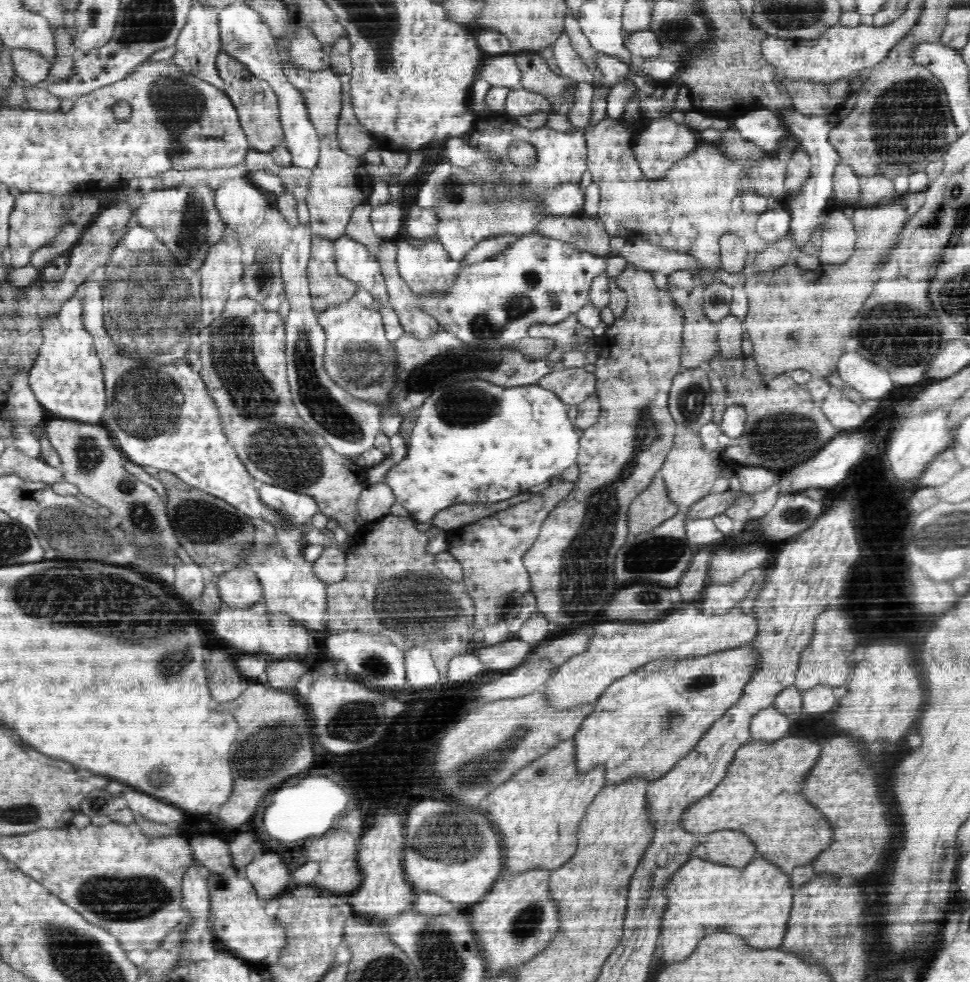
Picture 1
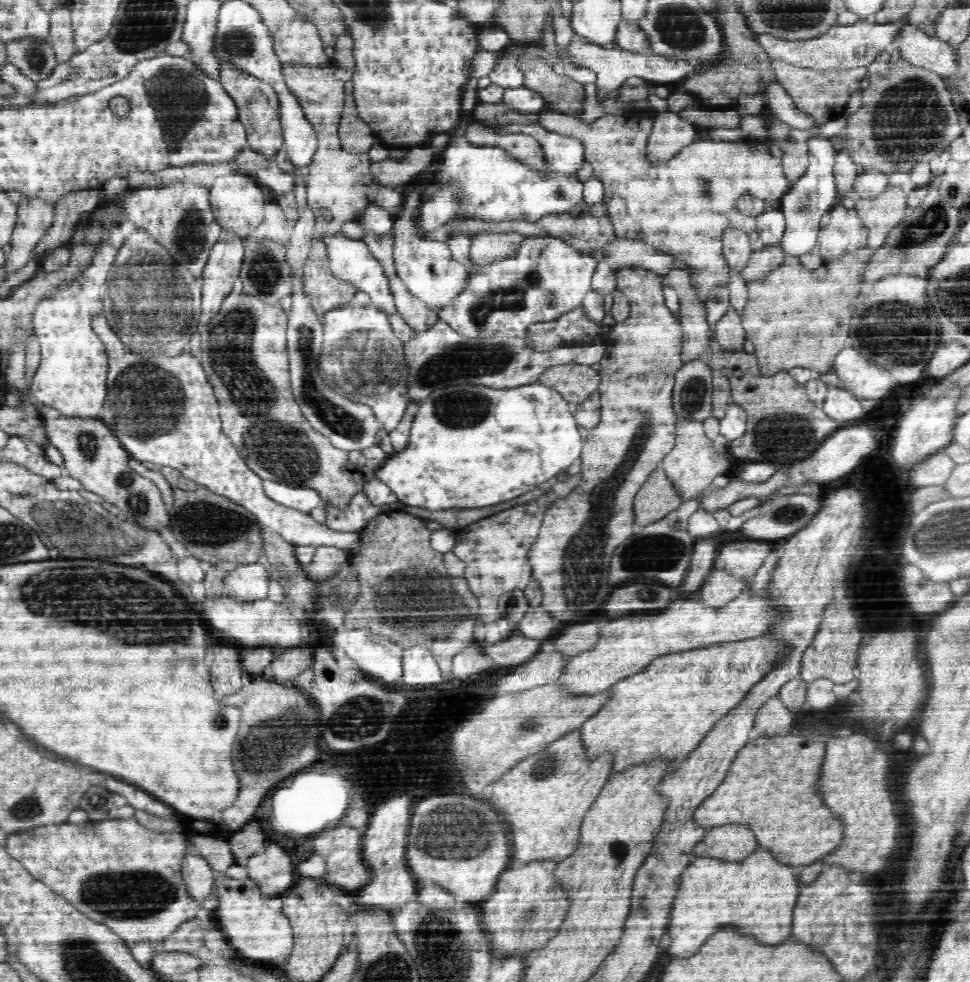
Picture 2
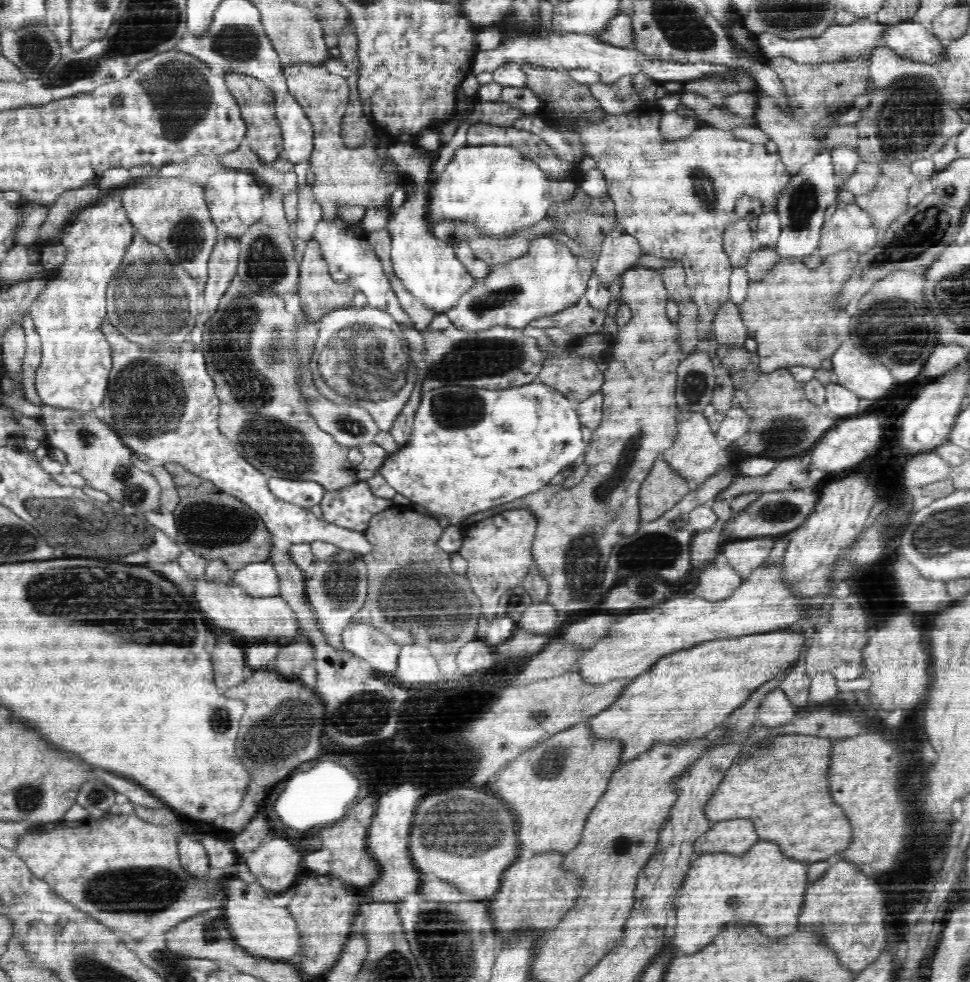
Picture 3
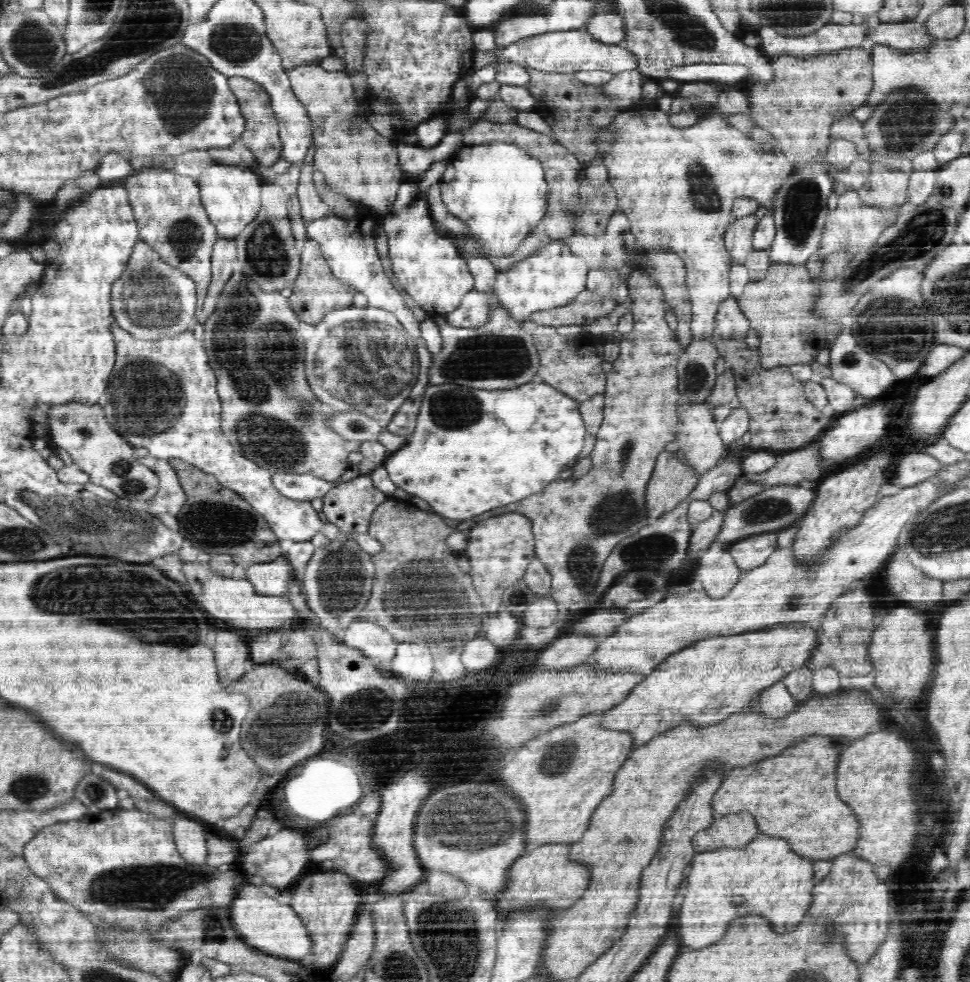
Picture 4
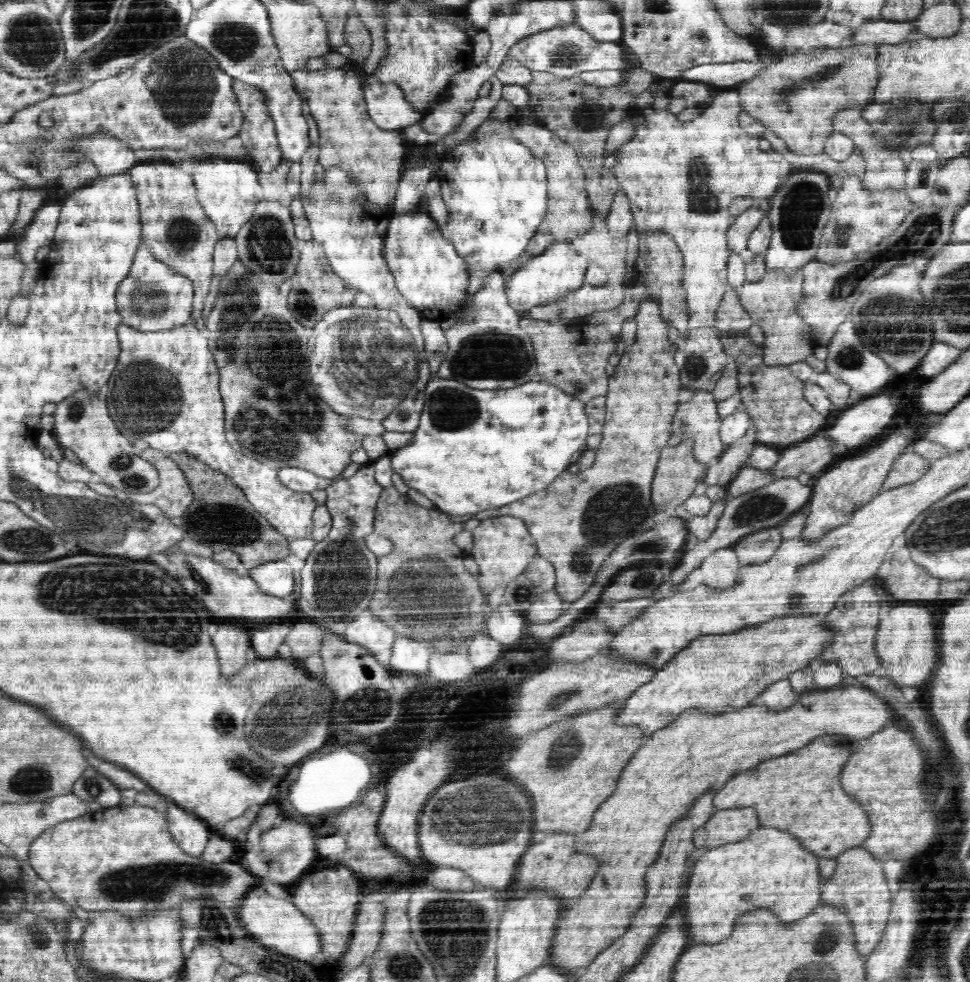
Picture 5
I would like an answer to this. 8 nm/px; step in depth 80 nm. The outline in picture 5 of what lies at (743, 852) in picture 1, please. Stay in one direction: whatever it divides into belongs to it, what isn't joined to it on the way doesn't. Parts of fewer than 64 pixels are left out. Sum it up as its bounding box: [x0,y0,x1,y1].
[693,806,758,848]

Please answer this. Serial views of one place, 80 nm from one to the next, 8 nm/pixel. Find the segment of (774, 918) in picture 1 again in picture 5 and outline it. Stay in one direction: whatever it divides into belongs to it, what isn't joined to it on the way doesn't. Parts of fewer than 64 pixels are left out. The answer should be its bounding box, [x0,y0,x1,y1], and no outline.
[686,828,823,942]

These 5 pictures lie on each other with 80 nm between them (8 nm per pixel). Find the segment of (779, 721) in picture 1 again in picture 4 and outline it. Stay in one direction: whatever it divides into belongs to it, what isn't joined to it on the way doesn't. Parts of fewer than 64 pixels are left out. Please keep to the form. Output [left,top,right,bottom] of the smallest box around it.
[754,681,798,718]

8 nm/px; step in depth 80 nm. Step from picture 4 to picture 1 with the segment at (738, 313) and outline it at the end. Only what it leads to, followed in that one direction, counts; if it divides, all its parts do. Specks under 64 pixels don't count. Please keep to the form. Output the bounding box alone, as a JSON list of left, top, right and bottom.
[716,314,745,358]

